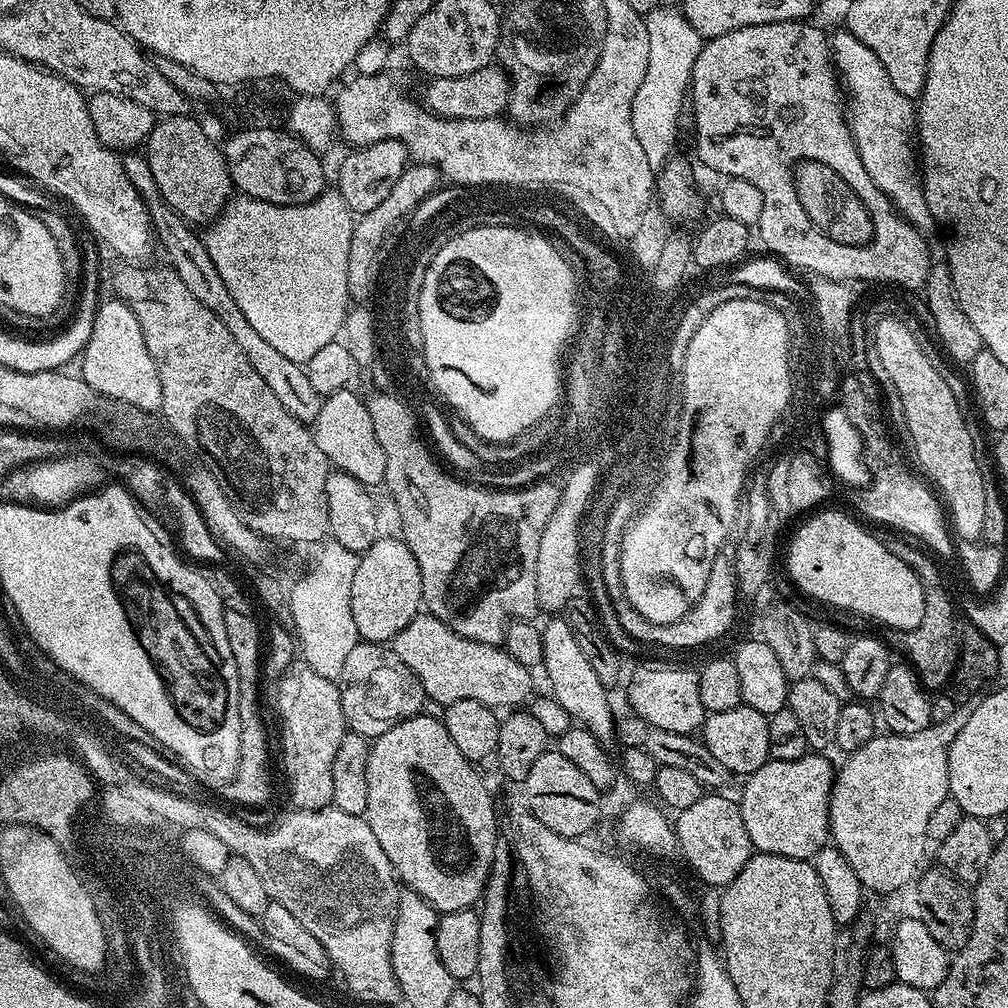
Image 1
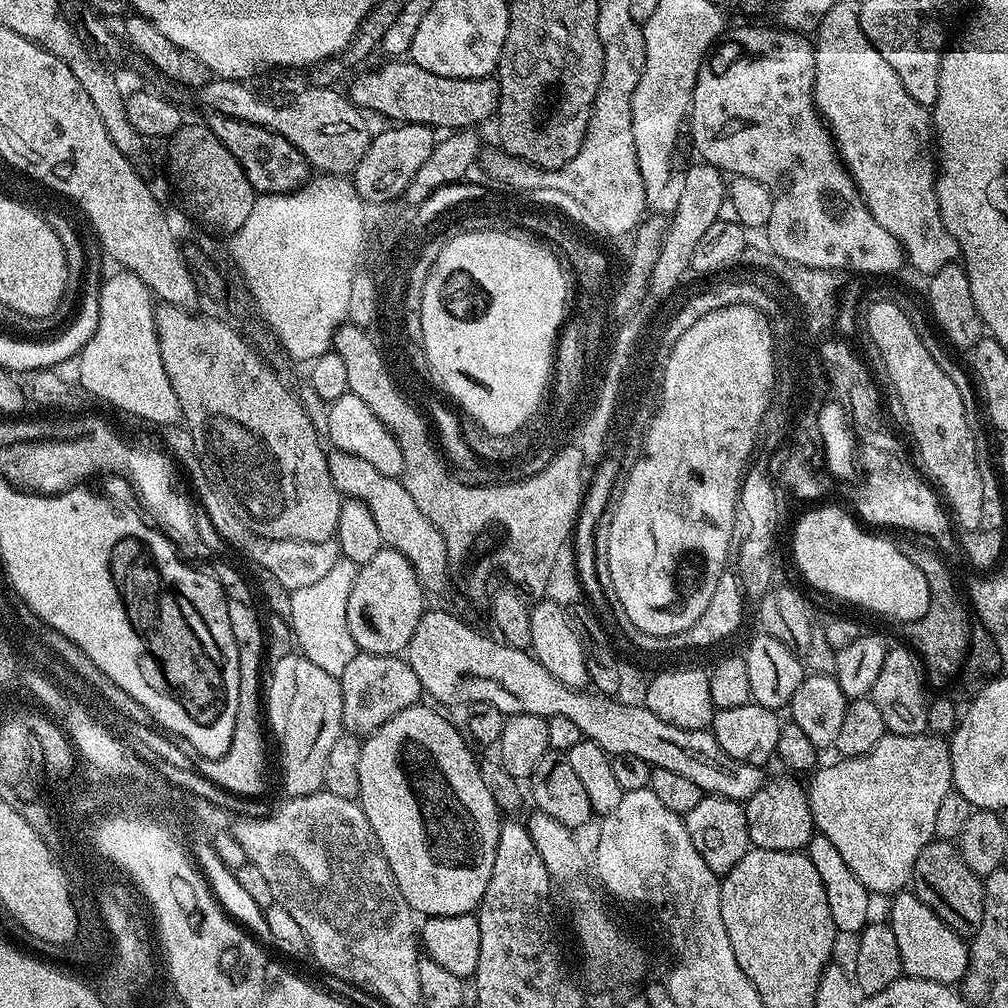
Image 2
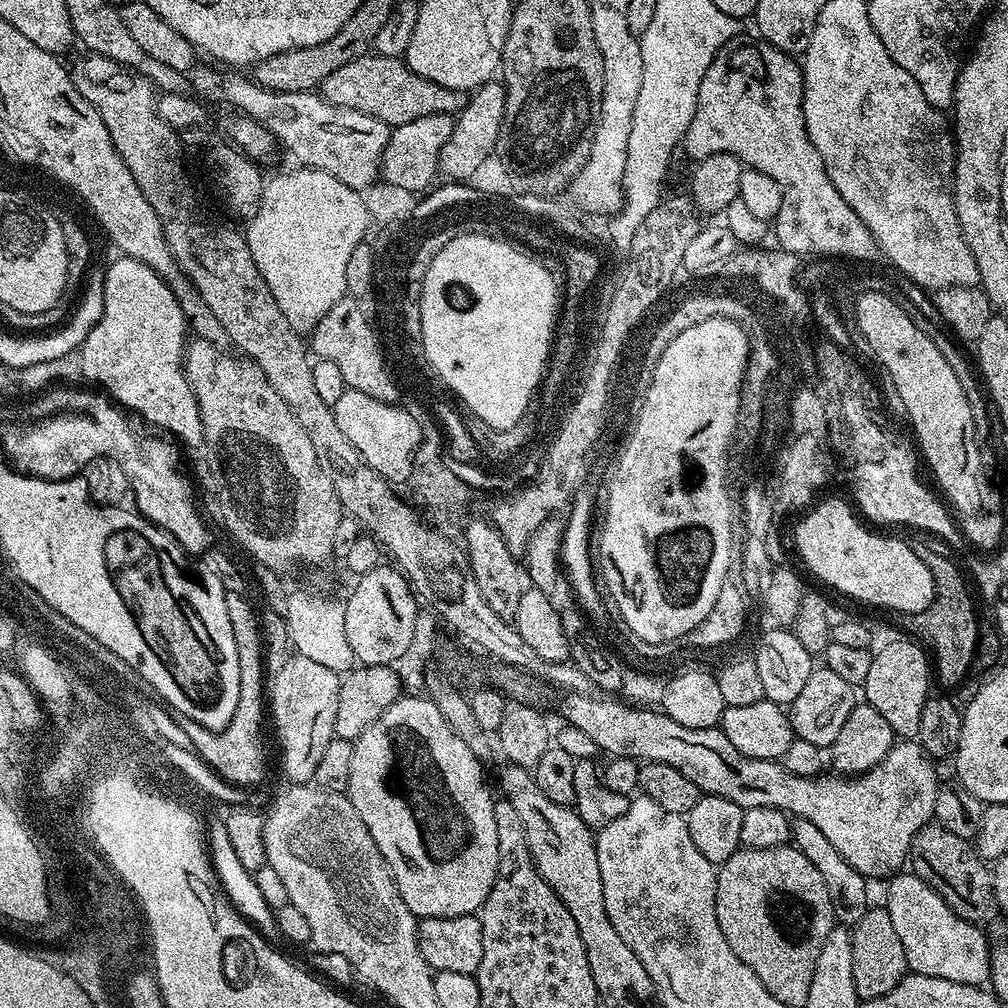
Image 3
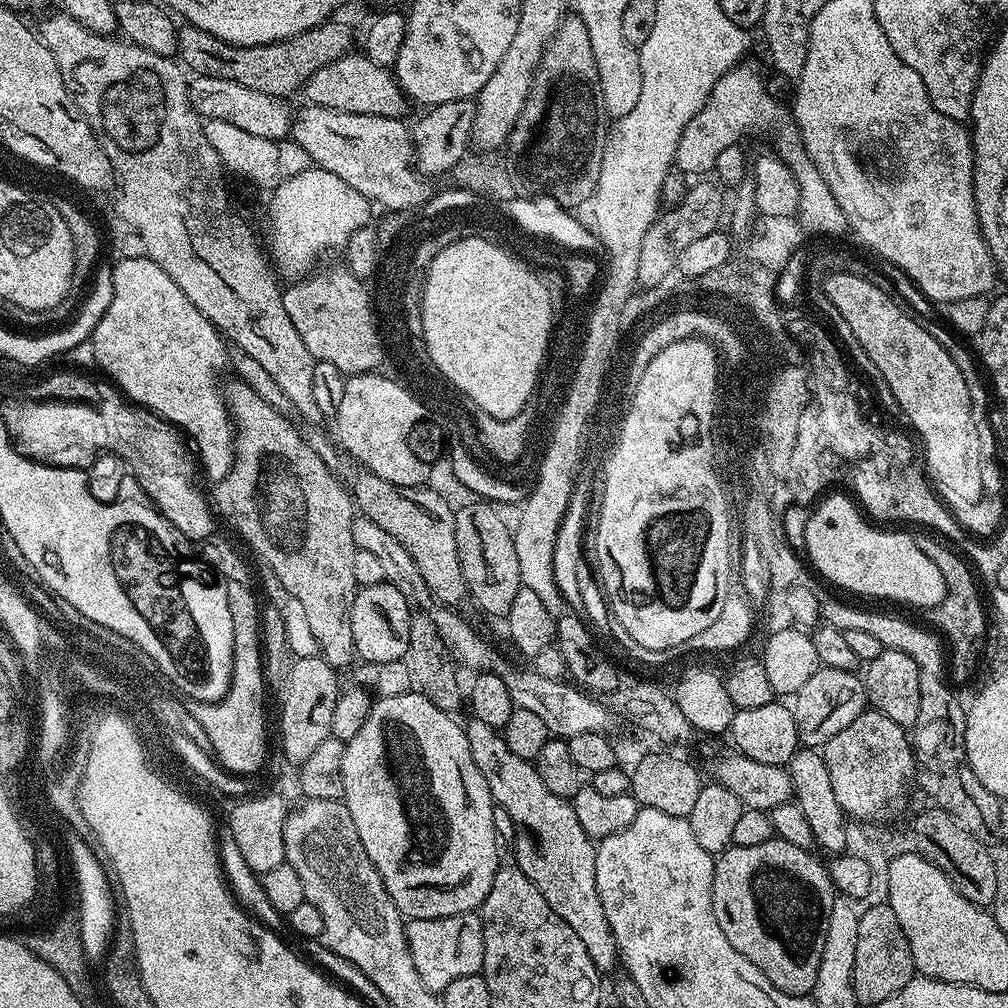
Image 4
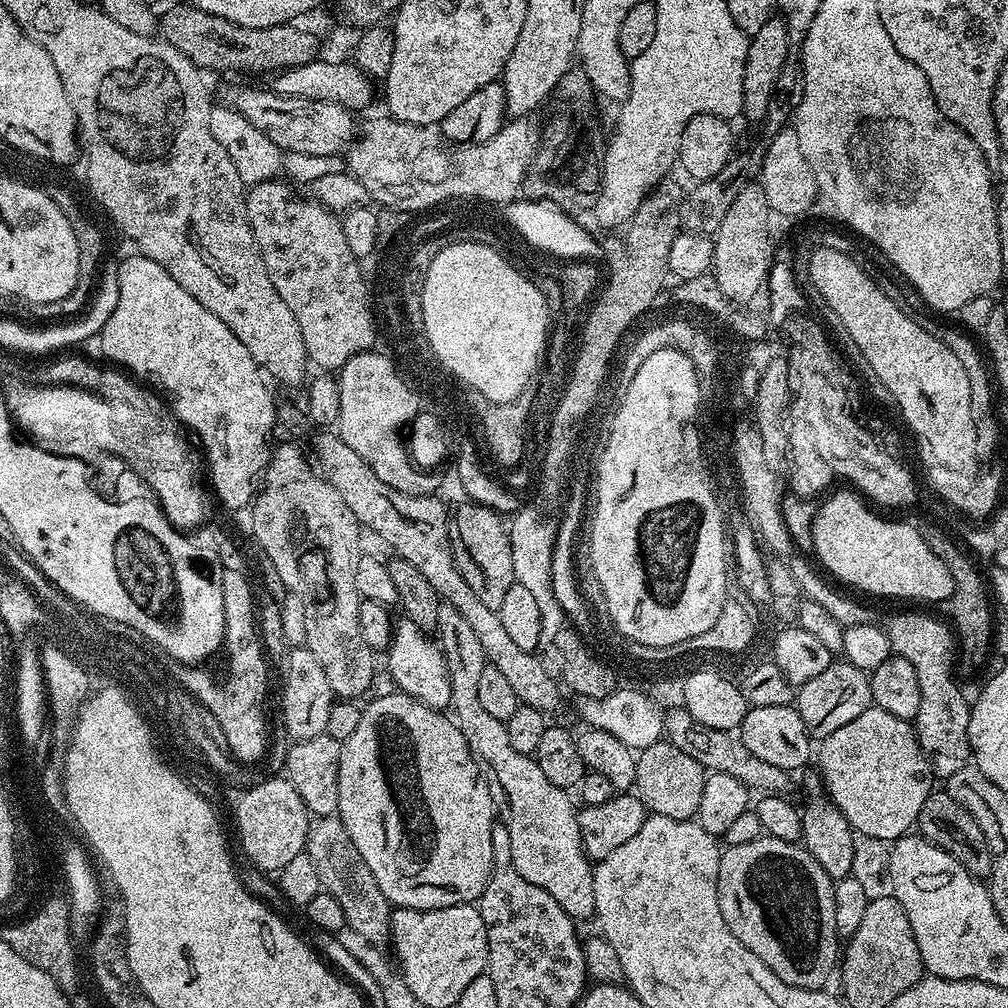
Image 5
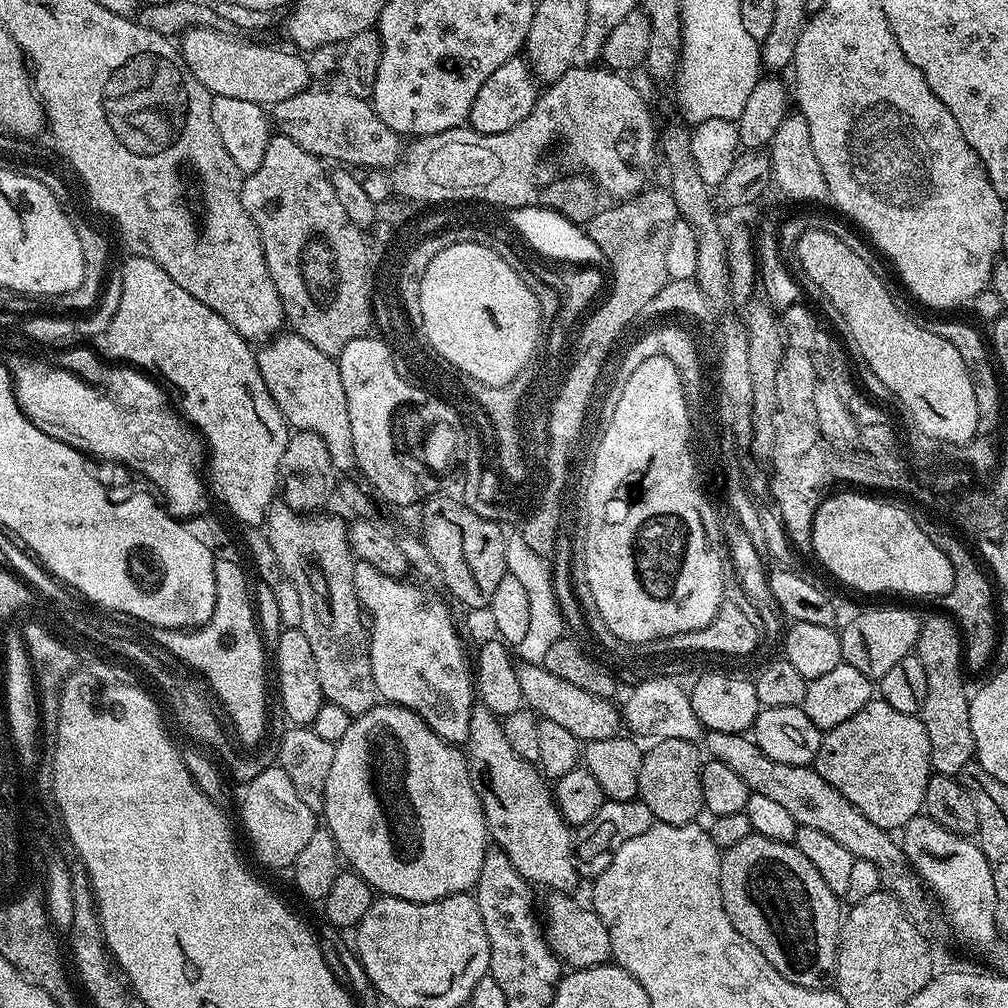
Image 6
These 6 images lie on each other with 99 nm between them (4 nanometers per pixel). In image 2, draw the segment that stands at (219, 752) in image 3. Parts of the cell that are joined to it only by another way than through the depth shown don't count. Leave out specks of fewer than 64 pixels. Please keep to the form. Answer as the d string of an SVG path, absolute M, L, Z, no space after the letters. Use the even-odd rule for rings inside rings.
M228 601L230 630L234 630L234 642L238 646L238 714L228 758L208 771L210 778L225 784L226 788L236 788L236 792L249 792L254 798L259 797L264 788L264 771L268 768L268 752L264 749L266 724L262 719L262 680L260 684L260 663L264 664L266 660L266 628L255 610L253 605Z

